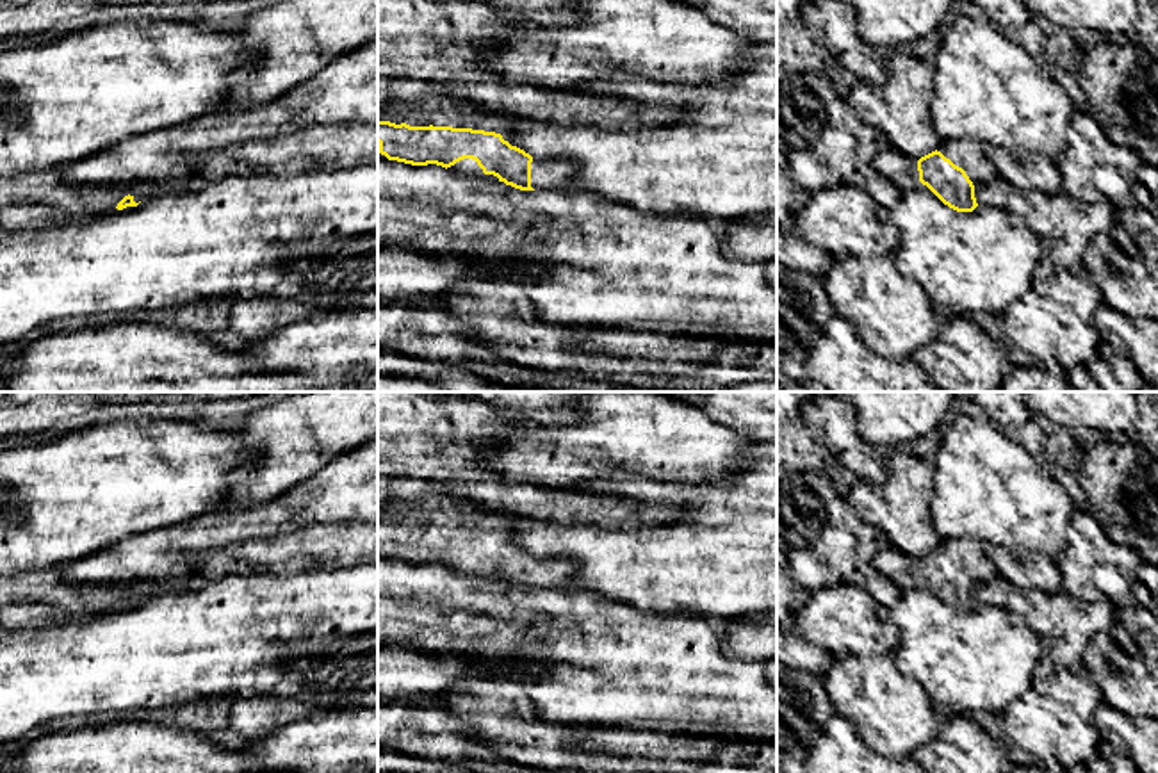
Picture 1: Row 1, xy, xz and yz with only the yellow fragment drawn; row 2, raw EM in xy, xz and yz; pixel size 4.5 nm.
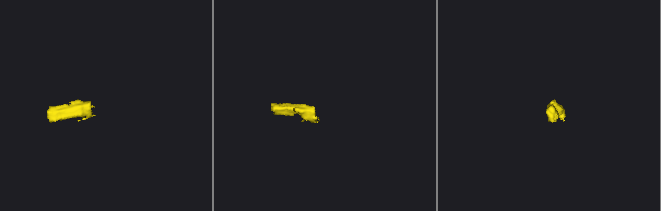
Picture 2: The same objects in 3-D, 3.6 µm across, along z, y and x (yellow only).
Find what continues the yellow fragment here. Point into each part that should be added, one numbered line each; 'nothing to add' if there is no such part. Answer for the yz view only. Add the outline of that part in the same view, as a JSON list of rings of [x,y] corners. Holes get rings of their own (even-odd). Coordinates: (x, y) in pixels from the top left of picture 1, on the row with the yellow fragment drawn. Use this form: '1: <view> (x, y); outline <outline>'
1: yz (966, 154); outline [[[971,139],[941,141],[937,151],[962,167],[973,185],[987,183],[998,176],[994,166],[985,157],[983,144]]]

